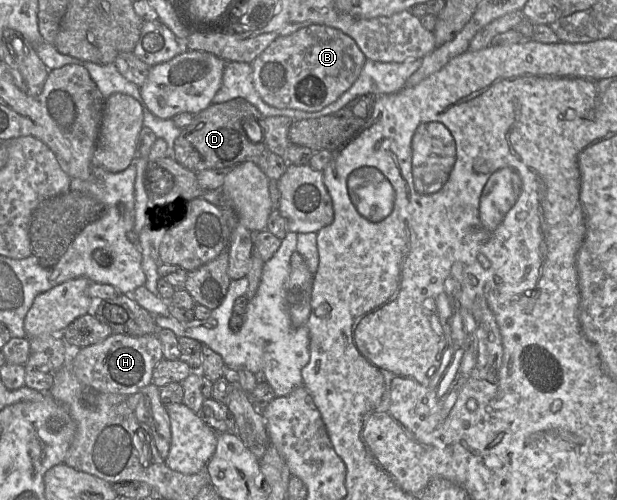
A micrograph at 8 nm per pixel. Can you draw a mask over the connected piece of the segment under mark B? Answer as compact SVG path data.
M314 24L278 37L251 64L254 87L265 103L276 108L315 112L347 91L365 62L365 55L350 36L339 29Z

